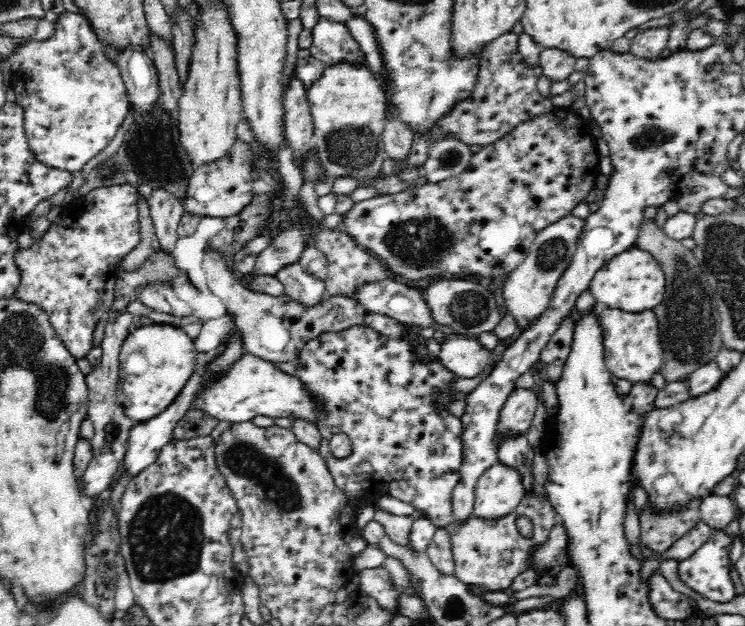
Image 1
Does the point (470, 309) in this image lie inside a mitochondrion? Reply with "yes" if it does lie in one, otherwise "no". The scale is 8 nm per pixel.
yes

